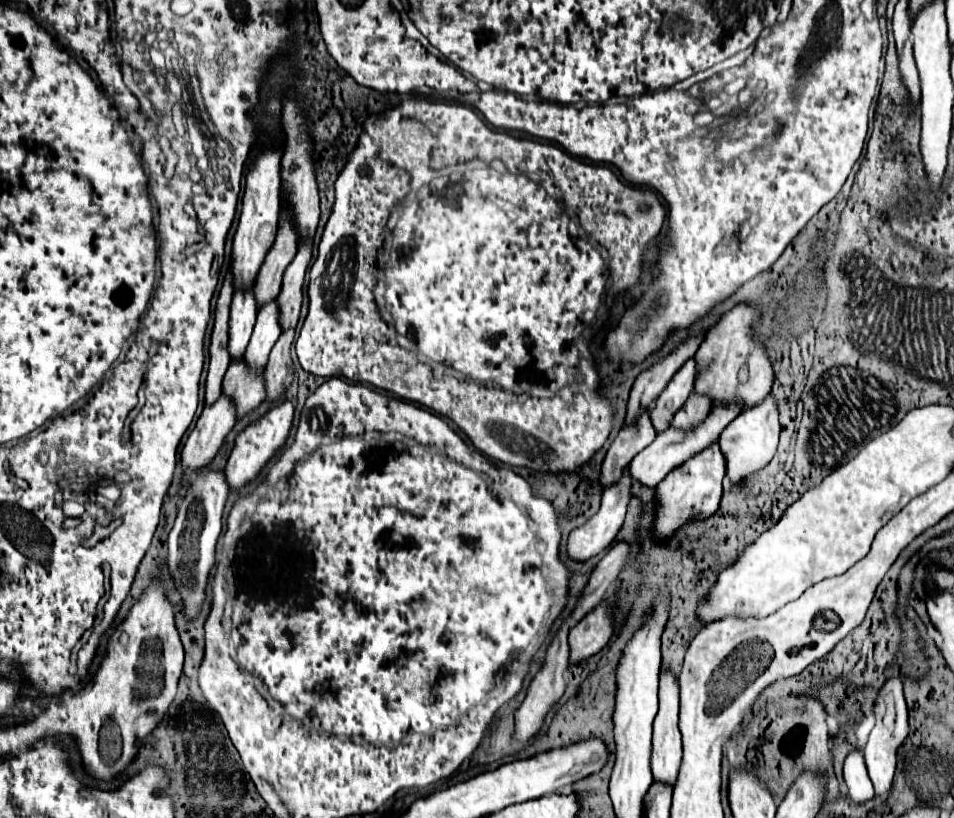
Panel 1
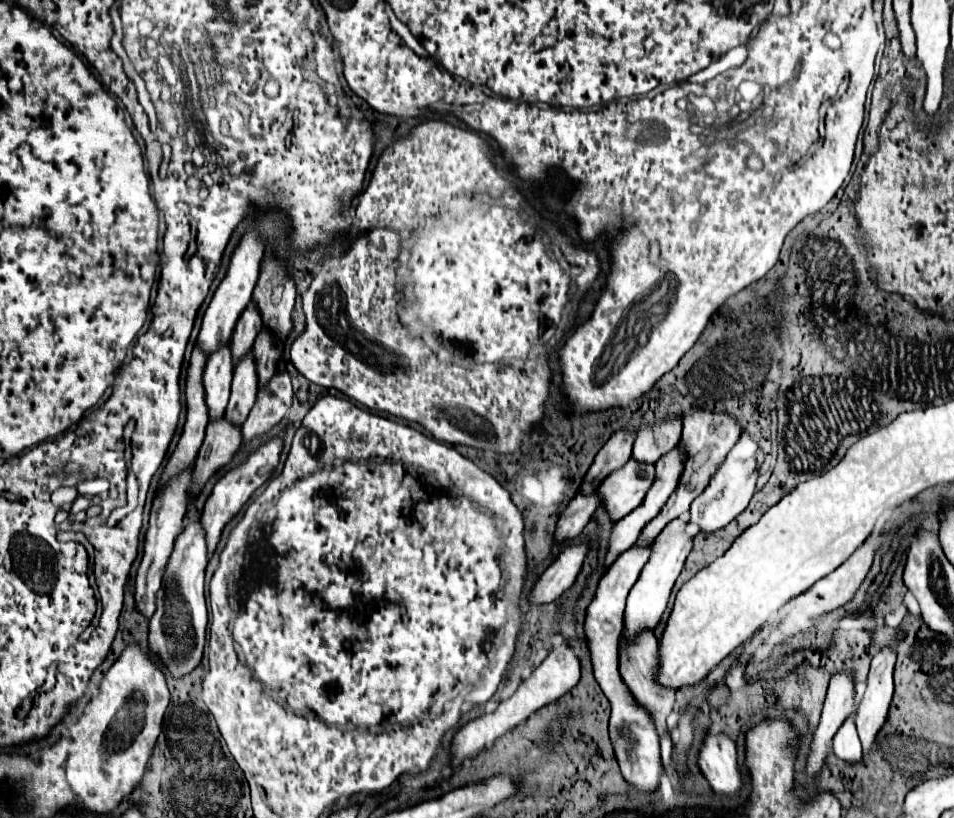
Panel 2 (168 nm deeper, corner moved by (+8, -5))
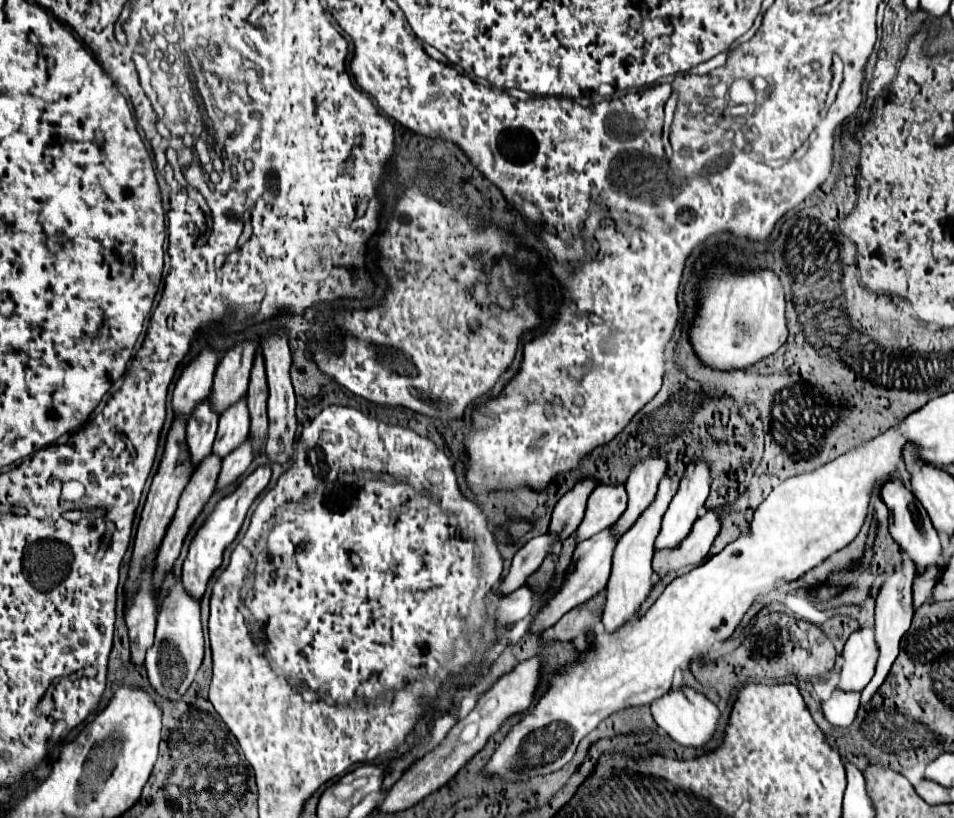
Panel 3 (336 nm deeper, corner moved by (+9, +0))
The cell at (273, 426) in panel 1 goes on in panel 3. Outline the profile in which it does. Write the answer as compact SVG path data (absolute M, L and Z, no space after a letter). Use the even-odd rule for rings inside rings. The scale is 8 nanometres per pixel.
M258 467L254 473L250 473L240 485L238 489L234 489L230 495L226 495L214 509L214 513L206 519L206 523L200 527L200 531L196 533L192 545L190 545L190 551L188 551L188 557L184 561L184 569L182 569L182 581L184 581L184 587L188 587L188 593L194 597L194 599L202 599L204 591L206 591L206 585L212 577L212 573L222 565L222 555L224 555L224 549L236 539L244 519L246 519L246 513L250 509L250 505L254 503L254 499L264 491L264 487L268 485L270 481L270 467Z

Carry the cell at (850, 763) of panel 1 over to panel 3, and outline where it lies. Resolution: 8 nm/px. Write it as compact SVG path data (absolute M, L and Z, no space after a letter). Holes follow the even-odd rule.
M834 689L830 699L822 703L824 715L826 719L834 725L834 727L848 727L852 725L856 711L860 705L860 691L838 691Z

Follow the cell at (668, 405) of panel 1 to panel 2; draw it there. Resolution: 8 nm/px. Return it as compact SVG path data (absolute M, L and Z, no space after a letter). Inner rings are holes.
M673 416L673 420L665 420L665 424L645 424L639 428L633 458L639 462L657 462L659 456L669 452L681 436L681 418Z

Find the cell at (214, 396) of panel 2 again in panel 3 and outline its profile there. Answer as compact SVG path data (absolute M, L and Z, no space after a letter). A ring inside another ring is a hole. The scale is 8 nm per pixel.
M206 399L204 403L200 403L196 407L196 411L192 413L192 419L188 421L188 427L186 427L192 469L196 469L198 463L202 463L212 453L216 427L218 427L218 415L212 411L210 401Z

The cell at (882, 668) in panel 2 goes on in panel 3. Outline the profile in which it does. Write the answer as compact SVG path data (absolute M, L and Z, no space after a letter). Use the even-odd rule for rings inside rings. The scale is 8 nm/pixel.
M904 557L900 571L896 571L878 591L876 597L876 609L874 609L874 619L876 619L876 643L878 643L878 651L880 651L880 659L876 665L876 673L872 677L872 681L866 685L866 689L862 691L862 703L868 703L872 699L872 695L878 691L878 687L884 683L894 659L898 657L898 645L902 635L908 631L910 621L912 621L912 581L916 577L916 565L912 563L910 557Z

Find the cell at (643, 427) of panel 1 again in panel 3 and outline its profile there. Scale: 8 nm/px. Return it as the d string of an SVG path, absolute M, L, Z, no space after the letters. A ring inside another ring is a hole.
M546 533L542 537L534 537L528 543L524 543L518 553L512 559L510 573L504 577L504 581L498 587L498 595L508 595L516 591L516 587L522 587L526 579L540 567L546 553L552 549L552 537Z

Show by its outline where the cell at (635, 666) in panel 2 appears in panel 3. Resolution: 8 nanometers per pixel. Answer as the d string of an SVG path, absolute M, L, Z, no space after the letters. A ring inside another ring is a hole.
M662 477L660 487L658 487L658 495L652 501L652 505L644 511L644 515L640 515L640 519L634 523L632 531L628 531L616 545L614 557L612 557L612 575L608 579L608 601L604 607L604 615L602 615L602 623L606 631L616 631L620 625L624 625L628 621L628 617L632 617L640 603L648 597L650 589L652 589L652 569L650 569L650 561L652 561L652 543L660 531L660 519L664 515L664 511L668 509L668 503L672 501L676 489L670 481L670 477Z

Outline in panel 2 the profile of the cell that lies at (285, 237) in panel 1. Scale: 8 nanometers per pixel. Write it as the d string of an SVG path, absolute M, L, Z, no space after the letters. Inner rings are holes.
M249 302L249 306L239 316L231 336L231 350L233 350L235 362L253 346L253 340L257 338L257 332L261 330L261 326L263 326L263 320L261 320L261 314L257 312L257 304Z

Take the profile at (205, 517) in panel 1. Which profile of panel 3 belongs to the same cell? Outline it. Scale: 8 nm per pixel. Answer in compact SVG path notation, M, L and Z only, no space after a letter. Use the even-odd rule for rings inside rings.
M176 583L162 603L154 645L146 653L146 671L152 689L170 701L178 701L194 681L204 657L204 633L200 623L200 603L192 599L182 583Z

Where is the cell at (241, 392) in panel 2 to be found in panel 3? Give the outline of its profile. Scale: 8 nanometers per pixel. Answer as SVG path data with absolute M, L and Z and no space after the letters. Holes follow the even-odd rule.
M242 399L220 415L218 435L212 453L220 455L220 459L224 459L224 455L230 455L236 447L240 447L240 443L244 443L244 439L248 439L248 427L250 427L248 407L246 401Z

